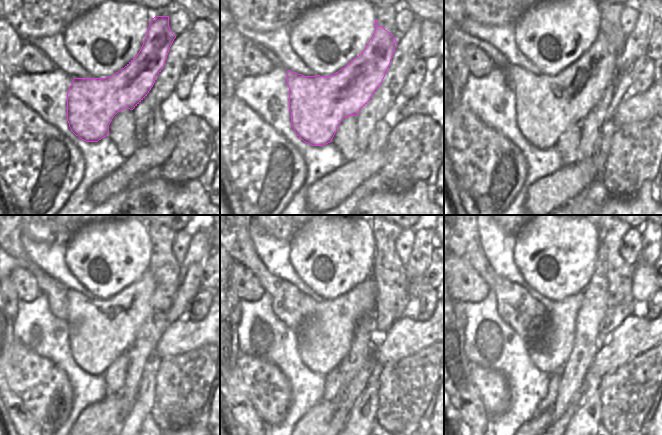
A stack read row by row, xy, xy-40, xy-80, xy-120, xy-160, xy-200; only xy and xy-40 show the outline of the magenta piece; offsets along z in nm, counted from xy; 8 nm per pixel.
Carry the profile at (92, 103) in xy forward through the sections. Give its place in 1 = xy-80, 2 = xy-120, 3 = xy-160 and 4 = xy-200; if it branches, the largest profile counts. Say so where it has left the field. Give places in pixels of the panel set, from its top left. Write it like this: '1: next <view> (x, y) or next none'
1: next xy-80 (545, 106)
2: next xy-120 (99, 330)
3: next xy-160 (324, 336)
4: next xy-200 (550, 359)

